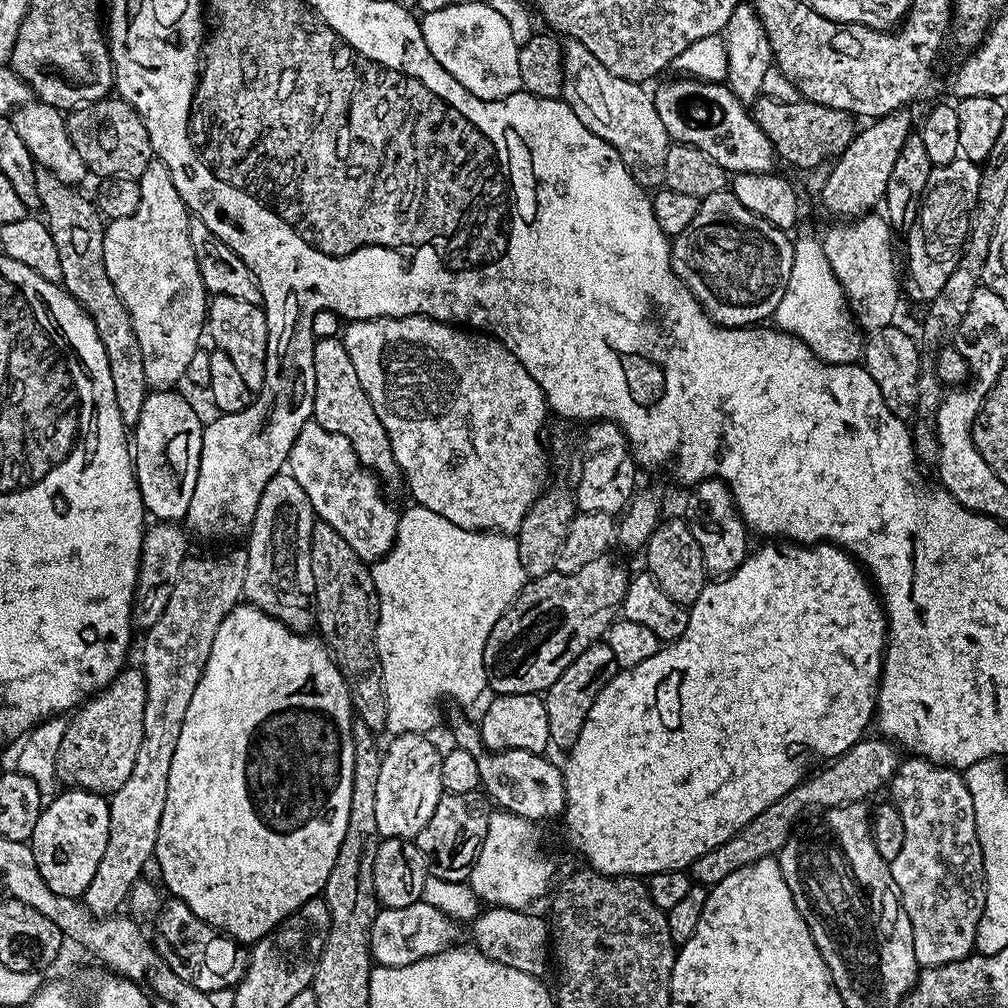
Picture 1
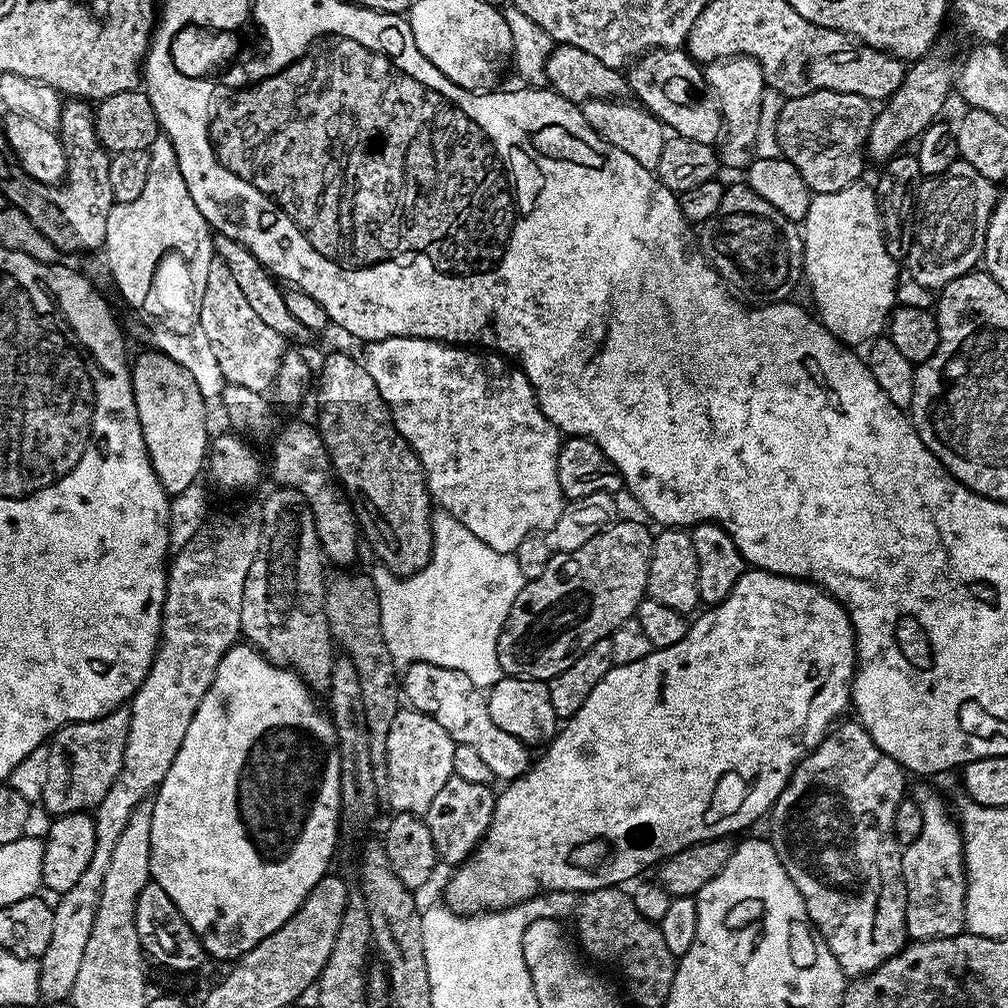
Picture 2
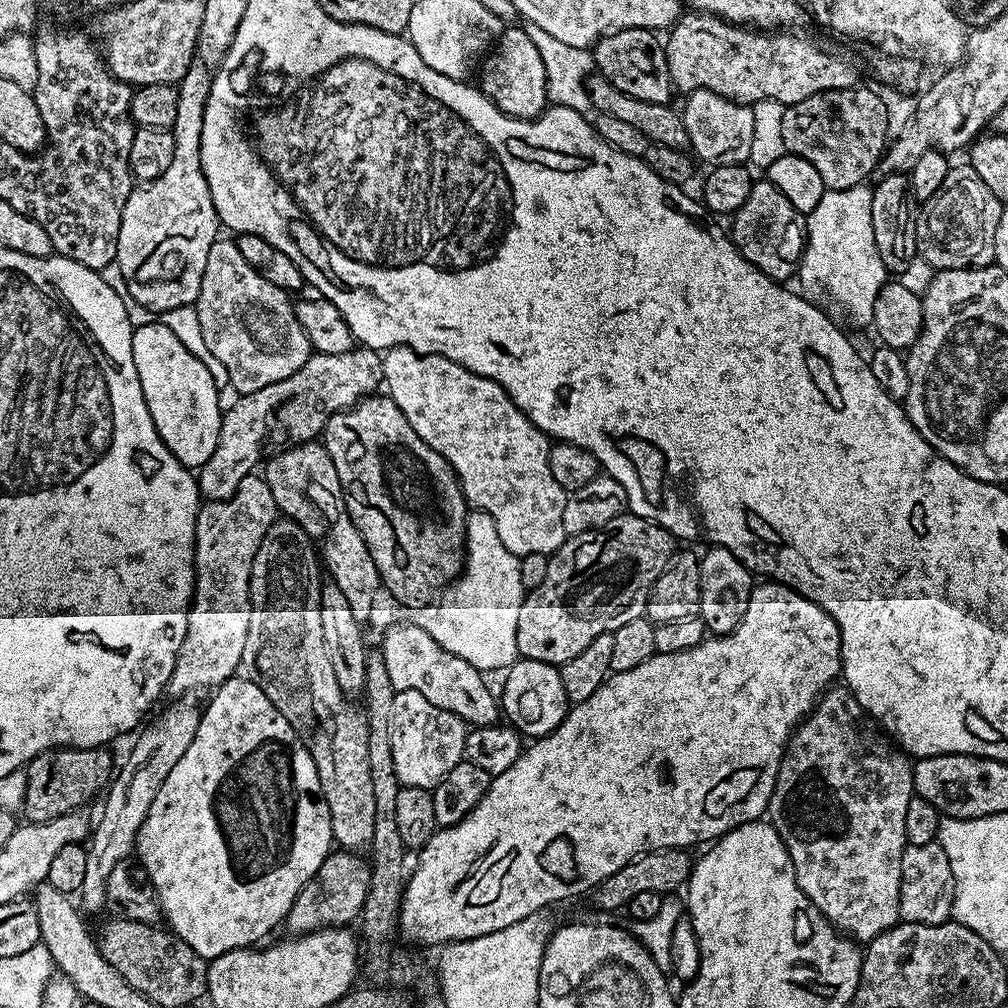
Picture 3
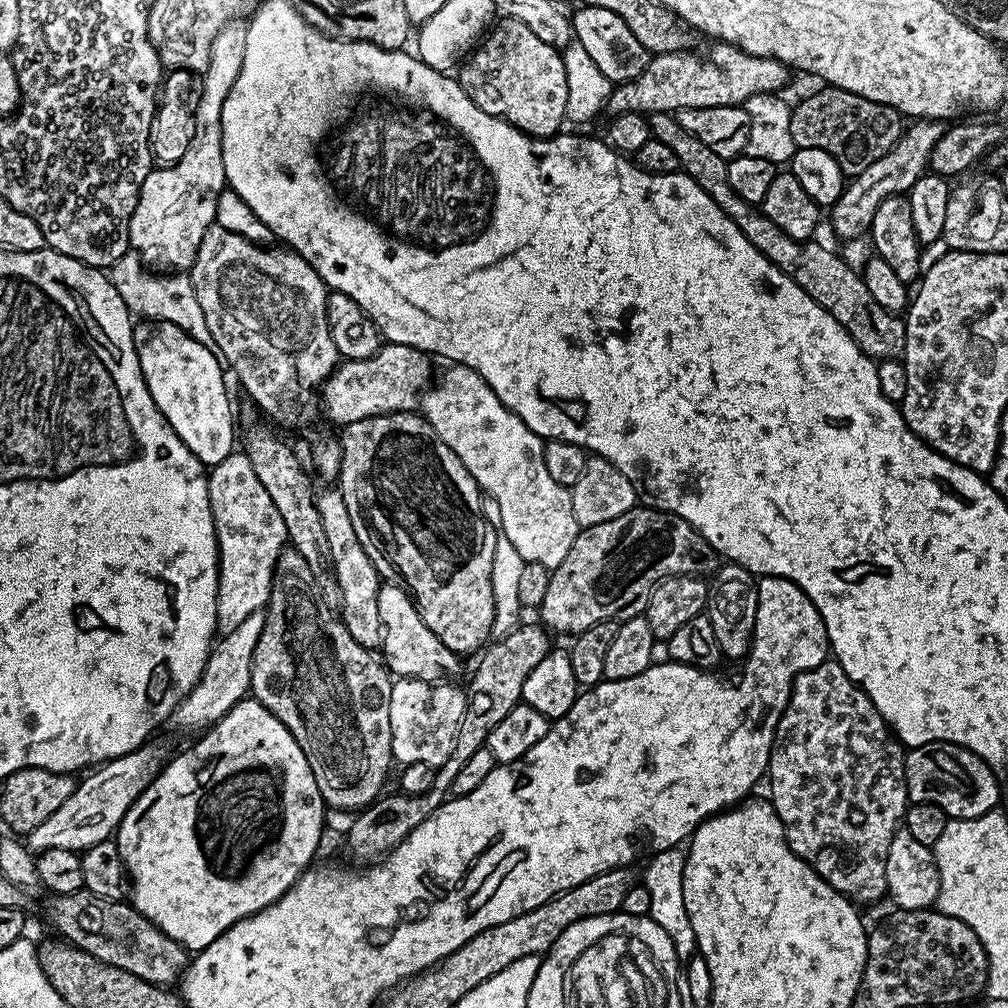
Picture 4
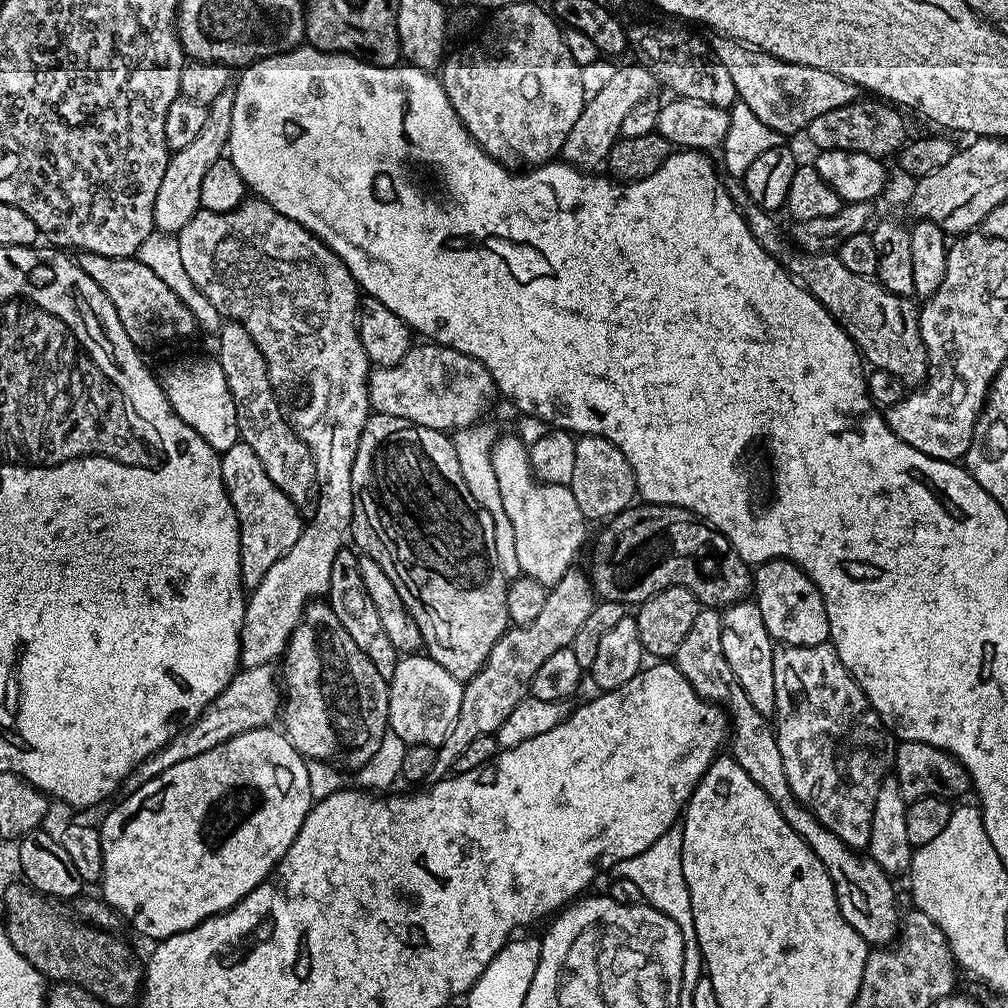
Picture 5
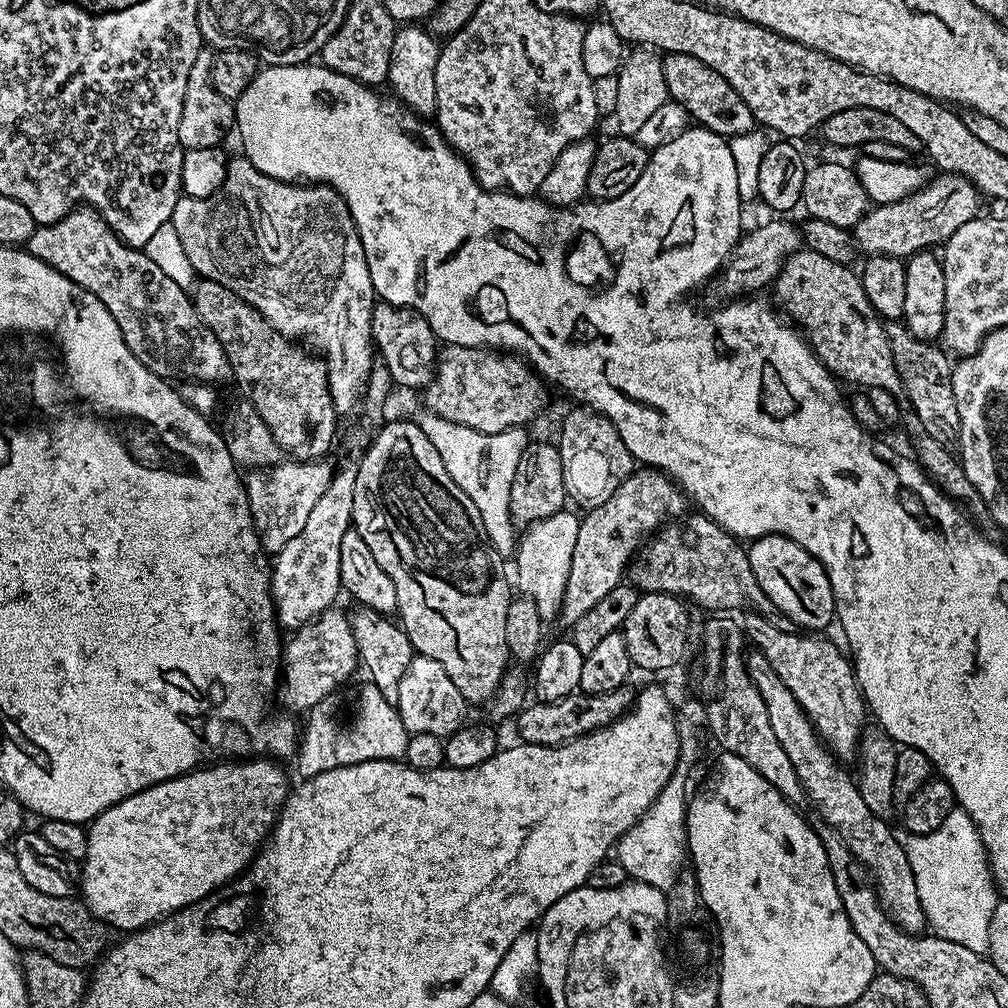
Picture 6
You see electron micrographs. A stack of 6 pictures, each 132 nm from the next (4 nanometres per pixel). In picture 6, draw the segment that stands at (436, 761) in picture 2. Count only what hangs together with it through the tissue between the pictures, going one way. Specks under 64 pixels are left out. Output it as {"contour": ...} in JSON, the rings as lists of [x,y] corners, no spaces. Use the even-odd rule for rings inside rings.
{"contour":[[[419,654],[413,655],[406,674],[402,674],[402,683],[398,685],[398,702],[394,707],[409,734],[417,732],[446,738],[466,720],[466,702],[462,694],[458,694],[458,686],[450,682],[450,674],[442,670],[442,662],[434,662],[434,658]]]}

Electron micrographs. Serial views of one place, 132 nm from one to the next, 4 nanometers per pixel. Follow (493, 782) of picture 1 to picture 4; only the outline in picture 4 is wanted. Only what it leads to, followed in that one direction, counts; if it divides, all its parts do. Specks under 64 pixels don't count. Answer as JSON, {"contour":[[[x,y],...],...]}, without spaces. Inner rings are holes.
{"contour":[[[398,582],[381,583],[378,590],[378,618],[380,619],[380,643],[386,667],[393,677],[405,680],[425,680],[431,684],[451,681],[460,672],[461,657],[452,652],[422,622],[408,591]]]}

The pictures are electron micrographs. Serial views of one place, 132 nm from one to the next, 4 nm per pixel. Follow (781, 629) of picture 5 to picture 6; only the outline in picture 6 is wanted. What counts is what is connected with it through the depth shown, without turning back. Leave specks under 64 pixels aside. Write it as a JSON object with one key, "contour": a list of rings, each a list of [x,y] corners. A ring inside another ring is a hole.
{"contour":[[[769,534],[751,541],[746,551],[754,578],[758,578],[758,586],[762,586],[766,598],[770,598],[770,602],[774,602],[793,625],[801,624],[796,626],[804,630],[820,630],[816,628],[824,628],[836,620],[836,599],[830,578],[822,562],[798,546],[798,542],[788,536]]]}

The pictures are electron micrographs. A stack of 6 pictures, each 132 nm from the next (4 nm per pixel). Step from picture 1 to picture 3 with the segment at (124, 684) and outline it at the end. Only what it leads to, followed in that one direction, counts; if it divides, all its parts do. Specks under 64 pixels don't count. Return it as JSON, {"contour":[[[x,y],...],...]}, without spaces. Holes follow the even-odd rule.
{"contour":[[[107,747],[102,748],[50,748],[47,752],[38,754],[26,765],[26,792],[22,809],[25,821],[33,824],[48,824],[54,818],[62,818],[62,814],[83,809],[95,798],[96,792],[103,793],[114,776],[112,756]]]}

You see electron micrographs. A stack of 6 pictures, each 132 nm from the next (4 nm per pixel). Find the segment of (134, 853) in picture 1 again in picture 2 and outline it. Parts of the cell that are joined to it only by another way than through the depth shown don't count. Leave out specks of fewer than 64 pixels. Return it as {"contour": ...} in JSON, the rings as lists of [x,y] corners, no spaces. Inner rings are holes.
{"contour":[[[224,512],[221,516],[209,515],[204,527],[190,538],[190,542],[179,545],[180,552],[171,557],[168,568],[168,593],[164,599],[164,613],[160,621],[160,645],[156,647],[156,656],[152,660],[150,670],[142,682],[142,686],[130,701],[130,734],[126,738],[126,754],[122,754],[122,770],[118,770],[118,778],[106,790],[106,798],[94,809],[94,855],[86,870],[55,901],[52,917],[54,931],[50,934],[50,946],[46,946],[46,954],[40,956],[40,977],[38,986],[41,997],[48,1000],[67,1001],[72,994],[74,978],[78,978],[78,970],[82,966],[82,954],[86,954],[86,941],[90,939],[90,926],[94,926],[94,914],[98,906],[98,898],[102,890],[102,882],[106,879],[106,870],[110,868],[110,854],[114,850],[122,830],[126,830],[126,822],[130,822],[130,814],[140,803],[149,799],[166,778],[178,750],[182,746],[182,738],[186,738],[186,730],[190,730],[190,722],[206,694],[210,690],[210,682],[214,682],[217,666],[233,644],[241,639],[240,623],[242,622],[242,594],[246,586],[246,578],[260,545],[260,513]]]}

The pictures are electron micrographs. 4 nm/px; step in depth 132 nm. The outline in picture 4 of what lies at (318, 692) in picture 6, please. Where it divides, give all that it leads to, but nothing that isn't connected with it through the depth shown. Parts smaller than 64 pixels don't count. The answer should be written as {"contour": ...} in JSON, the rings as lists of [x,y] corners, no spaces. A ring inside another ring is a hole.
{"contour":[[[149,742],[130,754],[122,754],[89,771],[83,777],[85,780],[81,779],[77,783],[74,794],[70,794],[70,798],[66,798],[66,802],[62,802],[62,806],[58,806],[58,810],[54,810],[54,814],[50,814],[46,822],[42,822],[42,826],[27,833],[29,852],[39,854],[57,848],[81,853],[84,849],[109,839],[122,822],[126,810],[130,810],[130,806],[143,794],[165,763],[163,746]]]}

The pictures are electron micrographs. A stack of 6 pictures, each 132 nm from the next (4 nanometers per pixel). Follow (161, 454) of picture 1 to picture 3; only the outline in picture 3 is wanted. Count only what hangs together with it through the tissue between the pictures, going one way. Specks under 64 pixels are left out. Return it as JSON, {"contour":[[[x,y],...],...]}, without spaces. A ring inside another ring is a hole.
{"contour":[[[149,322],[146,324],[136,324],[132,330],[132,349],[134,350],[134,366],[138,370],[138,382],[142,382],[142,394],[146,398],[146,406],[150,410],[150,418],[154,418],[154,426],[158,430],[158,434],[162,438],[162,442],[166,442],[166,446],[170,450],[170,454],[174,454],[174,458],[178,458],[180,464],[184,464],[190,470],[198,470],[210,458],[210,454],[214,454],[214,446],[218,446],[218,434],[220,433],[220,417],[222,415],[222,404],[220,408],[221,389],[216,387],[214,378],[210,374],[210,370],[203,364],[194,354],[190,354],[190,350],[186,350],[186,346],[182,346],[181,340],[174,334],[174,330],[170,330],[170,326],[159,322]]]}

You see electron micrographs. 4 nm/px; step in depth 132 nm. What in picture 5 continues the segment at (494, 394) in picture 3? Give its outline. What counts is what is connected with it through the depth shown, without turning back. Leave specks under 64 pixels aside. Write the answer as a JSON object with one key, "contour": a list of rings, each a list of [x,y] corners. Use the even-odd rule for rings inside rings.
{"contour":[[[501,435],[492,447],[494,472],[498,478],[498,490],[502,494],[502,506],[506,518],[510,518],[510,526],[514,526],[514,551],[518,553],[518,566],[523,575],[534,578],[546,586],[557,584],[576,563],[576,555],[584,544],[584,527],[586,521],[582,510],[578,510],[578,502],[574,502],[574,494],[567,484],[542,484],[532,474],[528,461],[528,450],[525,441],[516,436]]]}

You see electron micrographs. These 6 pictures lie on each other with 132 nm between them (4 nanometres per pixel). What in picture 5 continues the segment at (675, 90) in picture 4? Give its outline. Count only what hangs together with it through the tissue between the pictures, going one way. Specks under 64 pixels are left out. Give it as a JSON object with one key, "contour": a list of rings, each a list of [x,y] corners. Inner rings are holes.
{"contour":[[[635,62],[617,66],[606,87],[585,99],[582,114],[578,114],[578,122],[574,122],[570,134],[566,134],[566,142],[560,151],[563,163],[586,173],[599,169],[596,167],[607,161],[610,150],[621,139],[620,131],[626,114],[630,114],[634,106],[653,99],[657,95],[655,92],[658,92],[658,85],[650,70]]]}

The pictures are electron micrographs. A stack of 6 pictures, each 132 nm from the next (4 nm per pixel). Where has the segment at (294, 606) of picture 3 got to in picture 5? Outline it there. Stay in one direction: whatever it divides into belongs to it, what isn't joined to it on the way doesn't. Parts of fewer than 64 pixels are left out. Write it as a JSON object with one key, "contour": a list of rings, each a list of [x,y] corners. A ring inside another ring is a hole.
{"contour":[[[313,602],[300,615],[300,624],[284,649],[283,664],[282,728],[288,741],[308,760],[331,762],[345,769],[352,768],[351,770],[359,770],[368,764],[378,746],[382,746],[384,733],[389,731],[389,677],[378,674],[374,662],[370,662],[370,658],[366,658],[366,654],[358,650],[354,638],[346,634],[342,622],[338,622],[338,614],[334,614],[327,602]]]}

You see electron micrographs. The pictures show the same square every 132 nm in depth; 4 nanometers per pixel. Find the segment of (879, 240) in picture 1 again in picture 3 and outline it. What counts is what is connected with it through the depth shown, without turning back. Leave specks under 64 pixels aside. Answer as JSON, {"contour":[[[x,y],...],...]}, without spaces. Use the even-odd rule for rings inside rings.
{"contour":[[[864,184],[846,190],[827,189],[814,210],[807,213],[805,231],[804,254],[796,275],[801,295],[813,302],[826,295],[856,321],[869,323],[878,291],[888,280],[874,242],[871,189]]]}

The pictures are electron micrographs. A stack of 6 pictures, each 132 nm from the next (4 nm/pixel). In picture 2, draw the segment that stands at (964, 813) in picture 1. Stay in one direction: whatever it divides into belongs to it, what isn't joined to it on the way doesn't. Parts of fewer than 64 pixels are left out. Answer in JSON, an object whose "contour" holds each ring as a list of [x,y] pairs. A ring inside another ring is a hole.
{"contour":[[[915,793],[922,810],[922,830],[902,852],[902,874],[906,902],[906,930],[912,940],[959,936],[965,931],[964,903],[968,876],[964,873],[964,837],[950,808],[938,793]]]}

